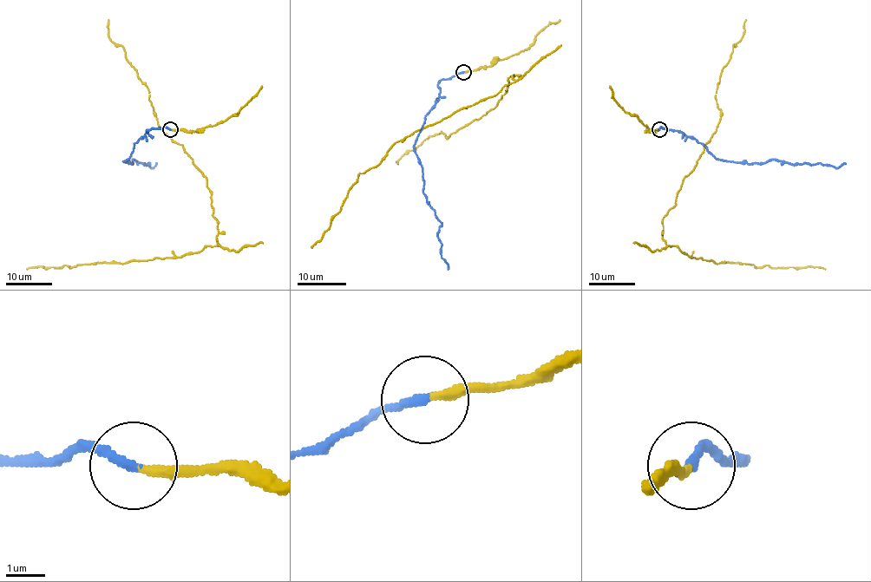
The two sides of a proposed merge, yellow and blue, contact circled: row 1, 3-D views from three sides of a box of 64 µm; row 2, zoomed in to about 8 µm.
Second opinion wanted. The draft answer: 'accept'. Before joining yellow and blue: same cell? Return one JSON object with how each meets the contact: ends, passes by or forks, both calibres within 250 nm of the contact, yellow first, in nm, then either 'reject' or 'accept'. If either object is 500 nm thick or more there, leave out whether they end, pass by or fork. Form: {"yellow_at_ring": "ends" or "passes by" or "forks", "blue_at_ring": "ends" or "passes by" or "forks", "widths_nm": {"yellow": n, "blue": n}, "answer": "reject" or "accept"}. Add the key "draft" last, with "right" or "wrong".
{"yellow_at_ring": "ends", "blue_at_ring": "ends", "widths_nm": {"yellow": 240, "blue": 240}, "answer": "reject", "draft": "wrong"}

